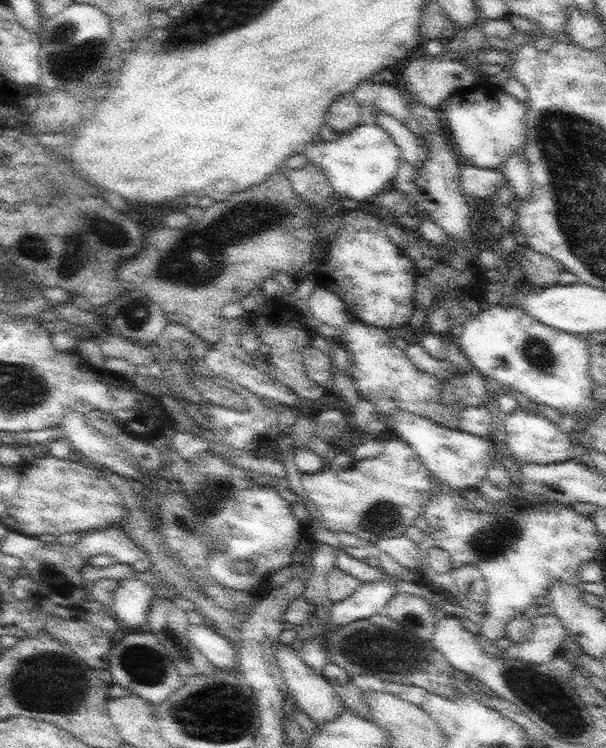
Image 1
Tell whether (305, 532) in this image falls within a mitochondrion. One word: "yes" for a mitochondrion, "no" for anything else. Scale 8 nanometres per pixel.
no

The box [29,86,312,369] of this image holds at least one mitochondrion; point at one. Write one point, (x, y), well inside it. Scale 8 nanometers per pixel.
(256, 220)

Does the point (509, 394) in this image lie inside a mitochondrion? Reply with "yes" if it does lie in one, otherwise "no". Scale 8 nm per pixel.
no

